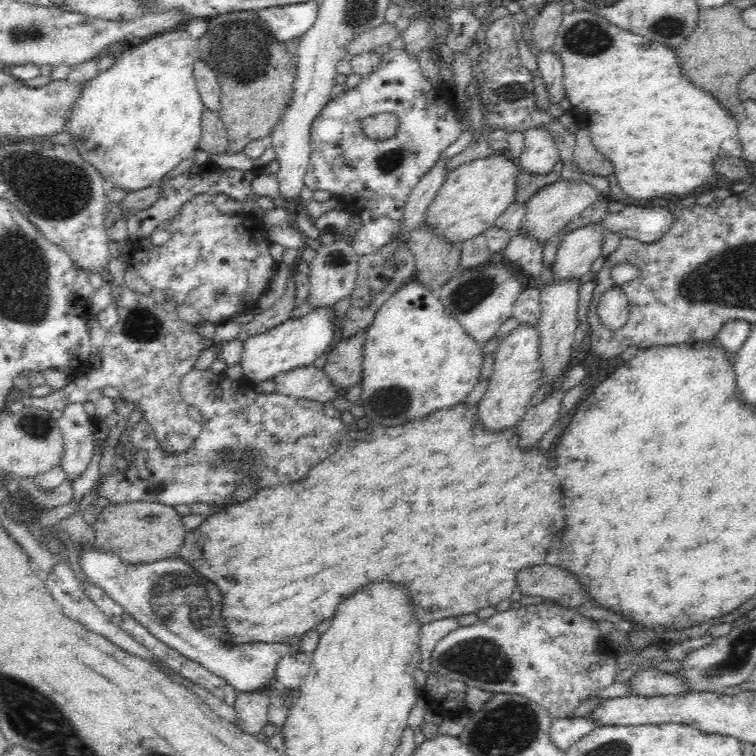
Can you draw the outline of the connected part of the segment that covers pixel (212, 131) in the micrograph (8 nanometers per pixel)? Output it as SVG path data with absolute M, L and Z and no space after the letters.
M204 110L201 123L202 139L198 141L197 148L209 155L226 154L228 148L228 134L224 124L220 121L219 113Z

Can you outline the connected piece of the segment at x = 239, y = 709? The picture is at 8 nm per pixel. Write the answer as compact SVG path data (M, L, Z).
M268 689L249 693L237 693L232 707L236 713L236 726L244 733L254 735L262 731L268 721L268 710L273 696Z

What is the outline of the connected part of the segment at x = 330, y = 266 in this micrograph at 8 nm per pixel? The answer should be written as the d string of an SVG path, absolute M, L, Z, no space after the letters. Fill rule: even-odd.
M348 239L336 240L332 244L315 245L315 256L309 264L308 303L314 307L333 306L343 298L350 297L358 276L360 255L350 247Z

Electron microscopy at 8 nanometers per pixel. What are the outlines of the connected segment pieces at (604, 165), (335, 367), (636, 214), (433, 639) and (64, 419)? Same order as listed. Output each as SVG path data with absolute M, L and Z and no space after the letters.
M581 128L575 134L576 148L574 152L574 161L582 171L607 177L614 172L612 161L602 156L598 149L592 143L591 133L587 128Z
M364 330L352 338L341 339L325 354L327 361L322 369L343 394L362 380L362 350L366 336Z
M626 206L617 213L609 212L596 223L602 225L604 232L619 232L624 238L634 238L647 245L670 230L674 224L674 213L664 206Z
M448 616L438 620L430 621L423 624L420 628L420 640L418 640L418 649L420 649L420 669L428 673L434 673L432 664L432 650L441 638L444 638L446 634L450 634L456 628L460 628L458 619L456 616Z
M70 403L63 408L59 422L62 440L64 441L64 454L62 454L61 467L68 479L78 478L87 468L94 455L94 428L98 424L96 415L89 416L84 411L84 403Z

